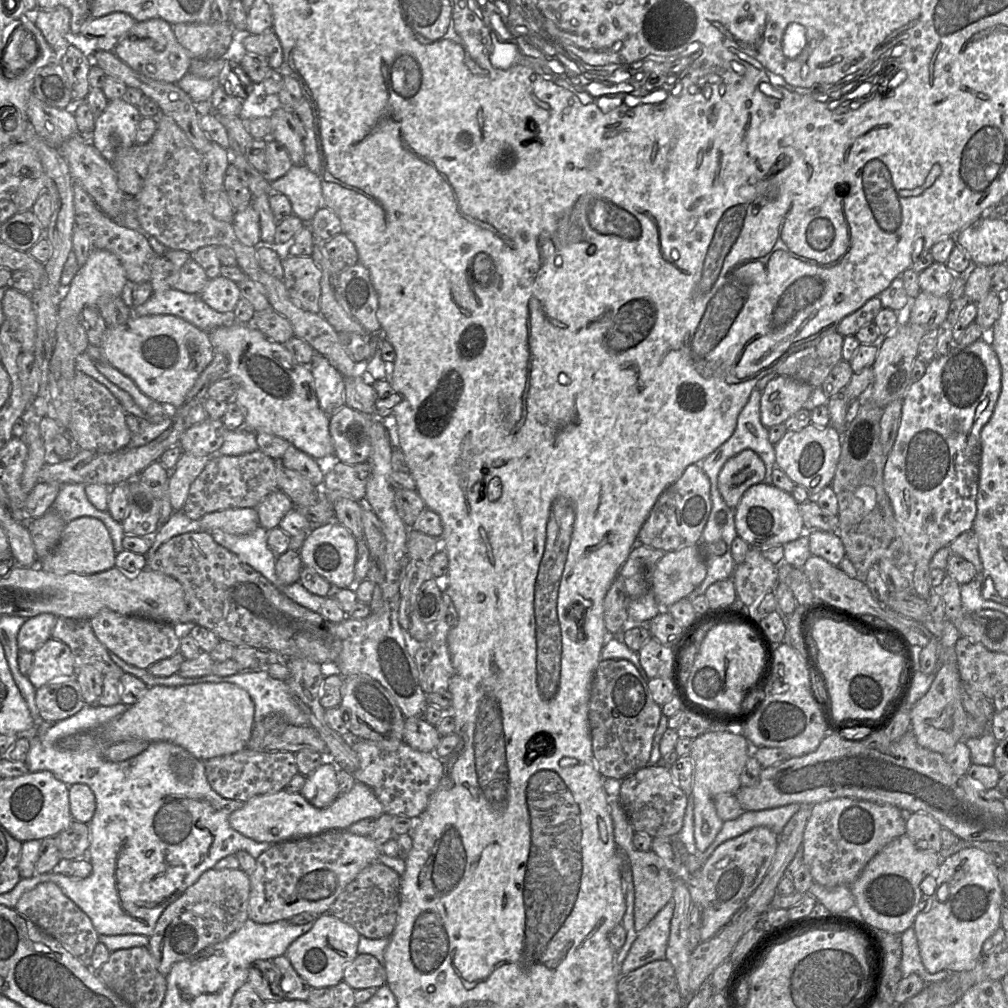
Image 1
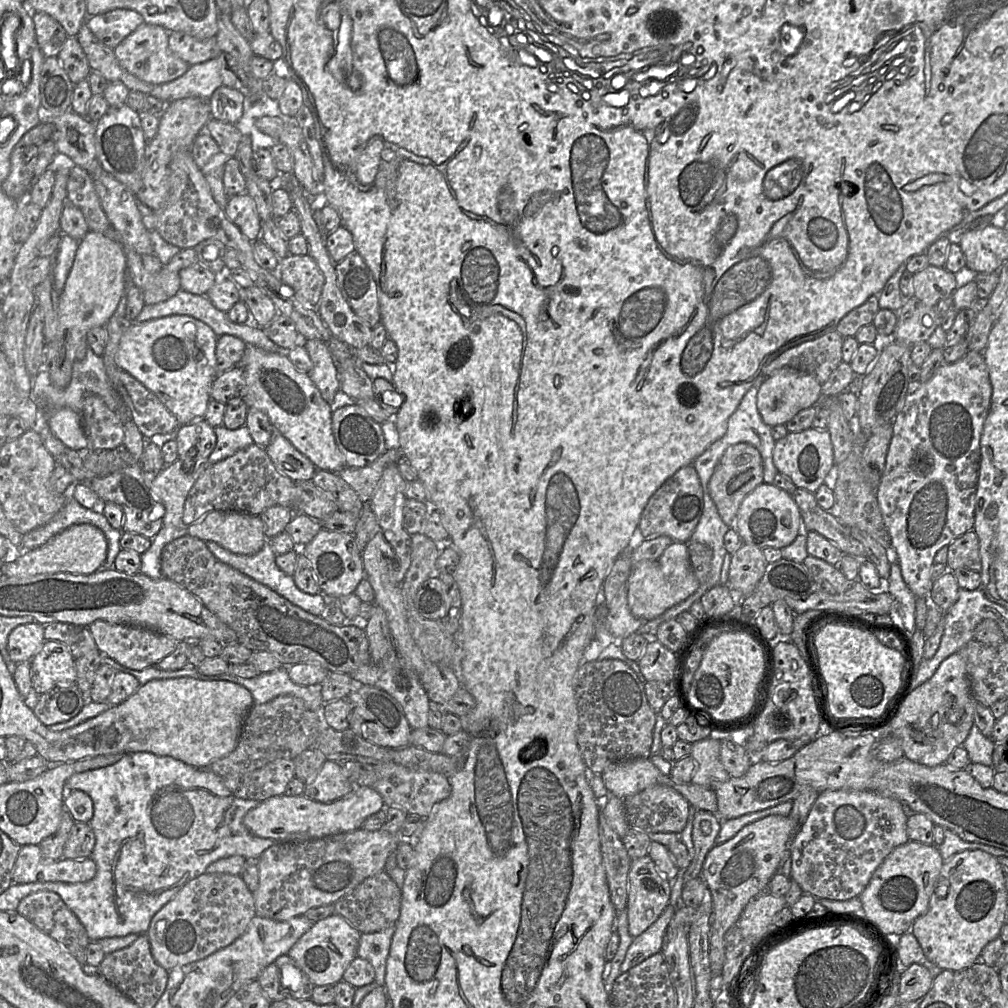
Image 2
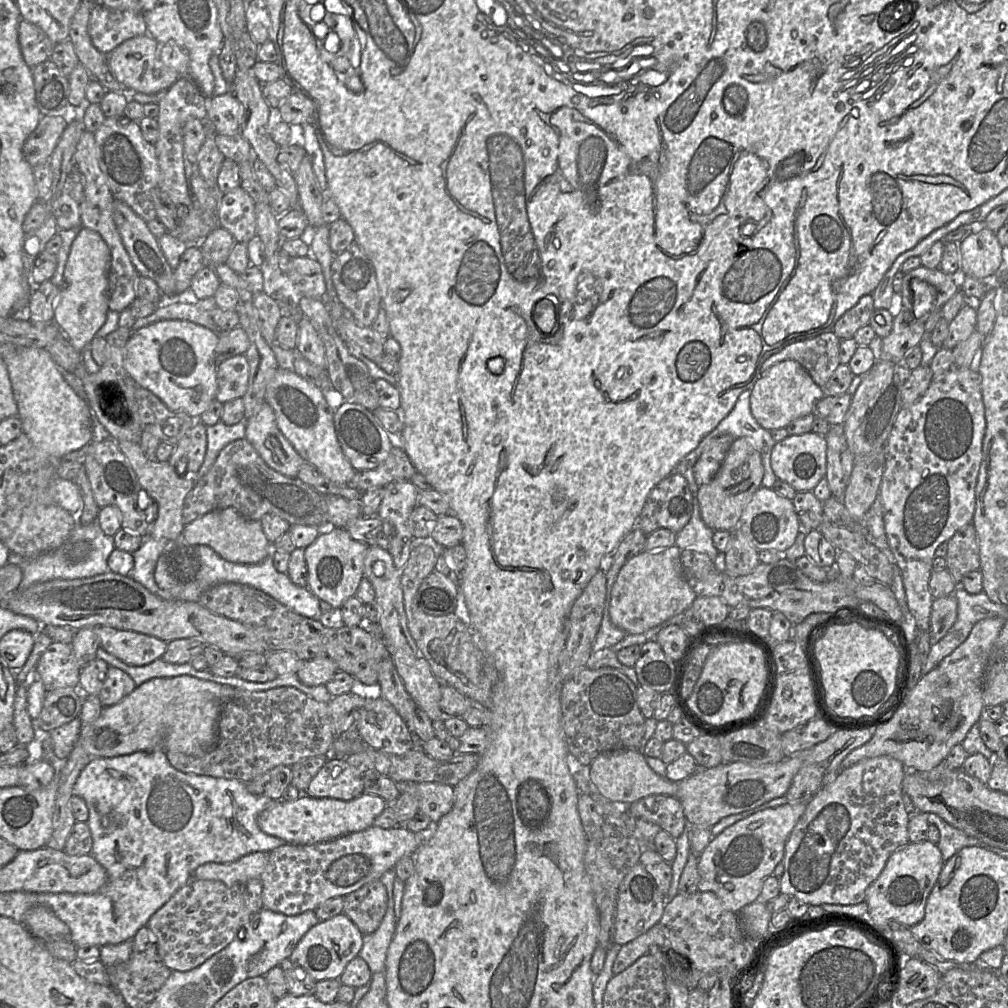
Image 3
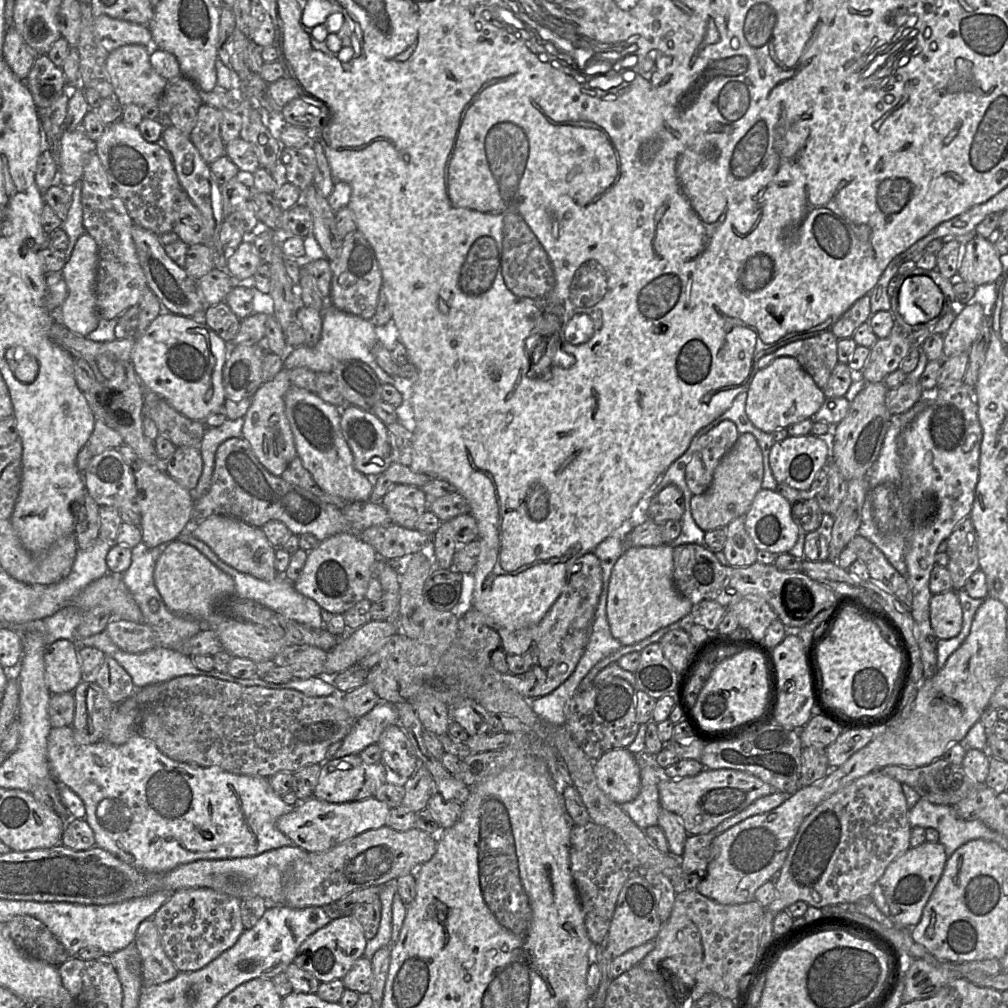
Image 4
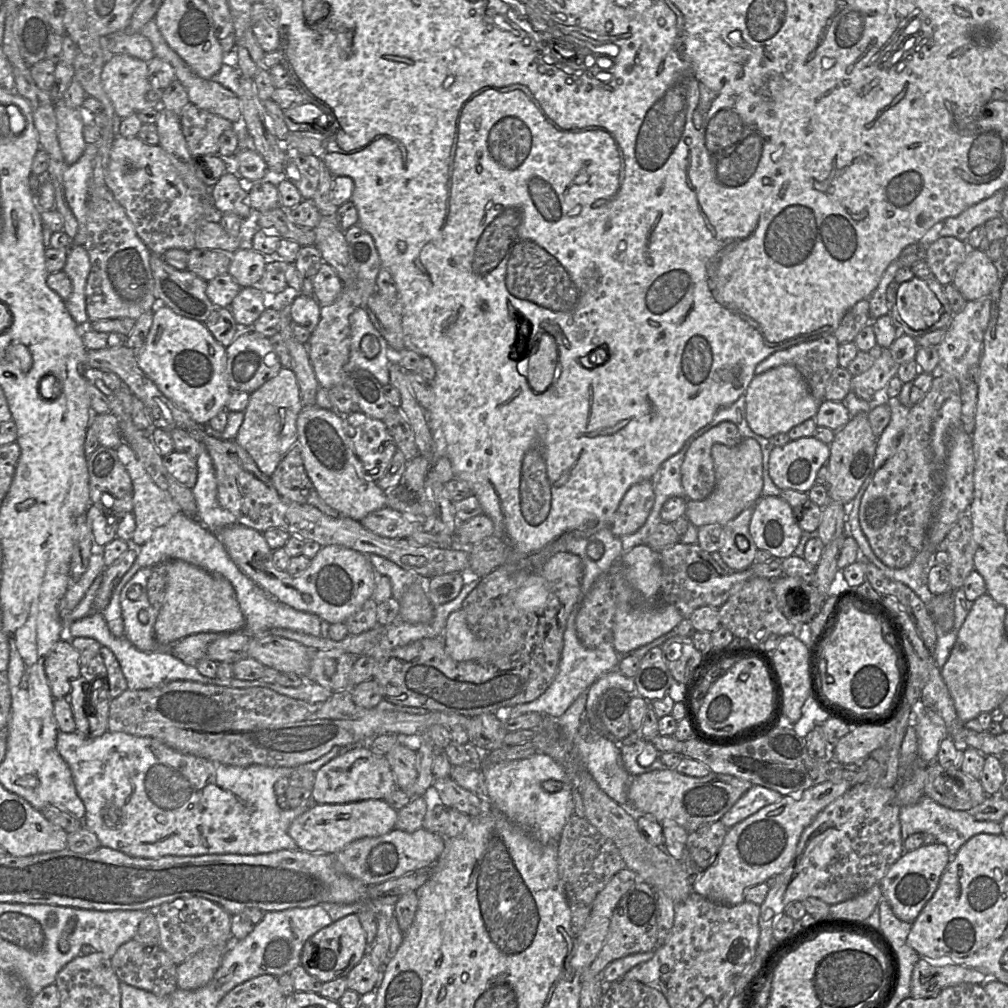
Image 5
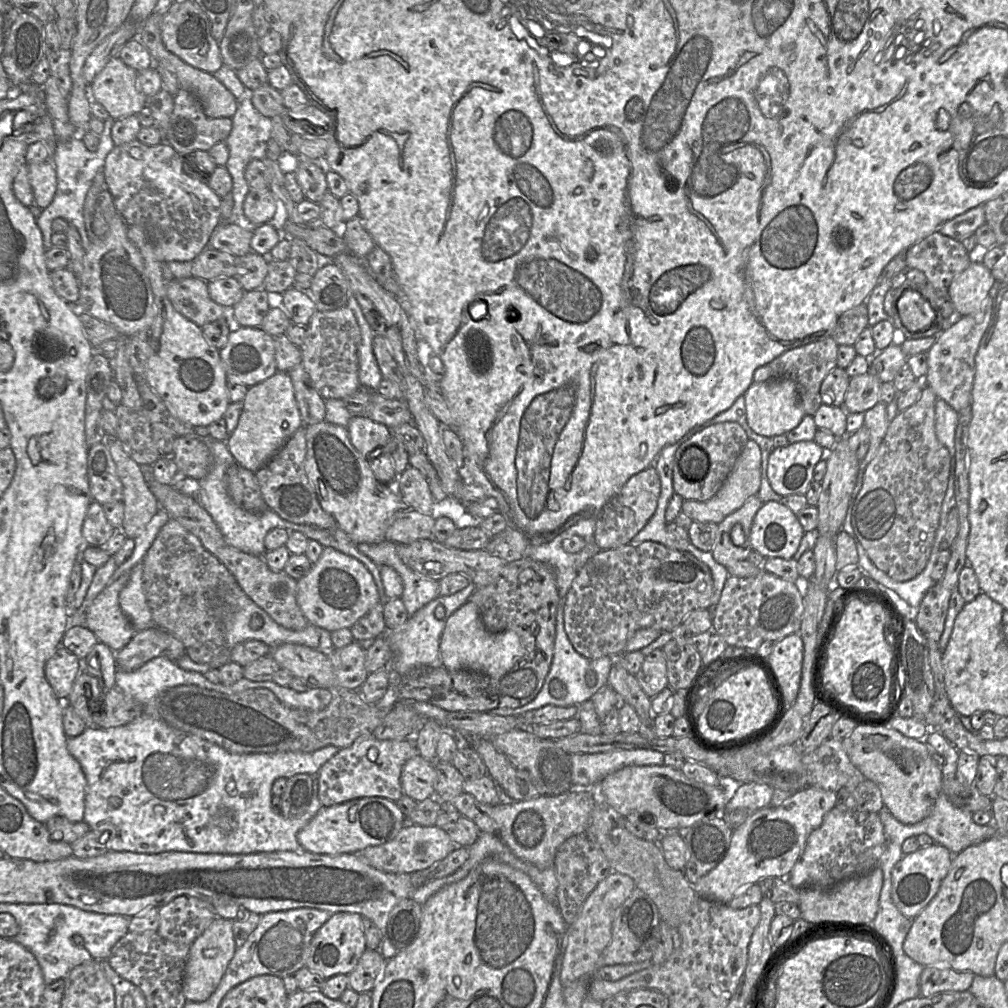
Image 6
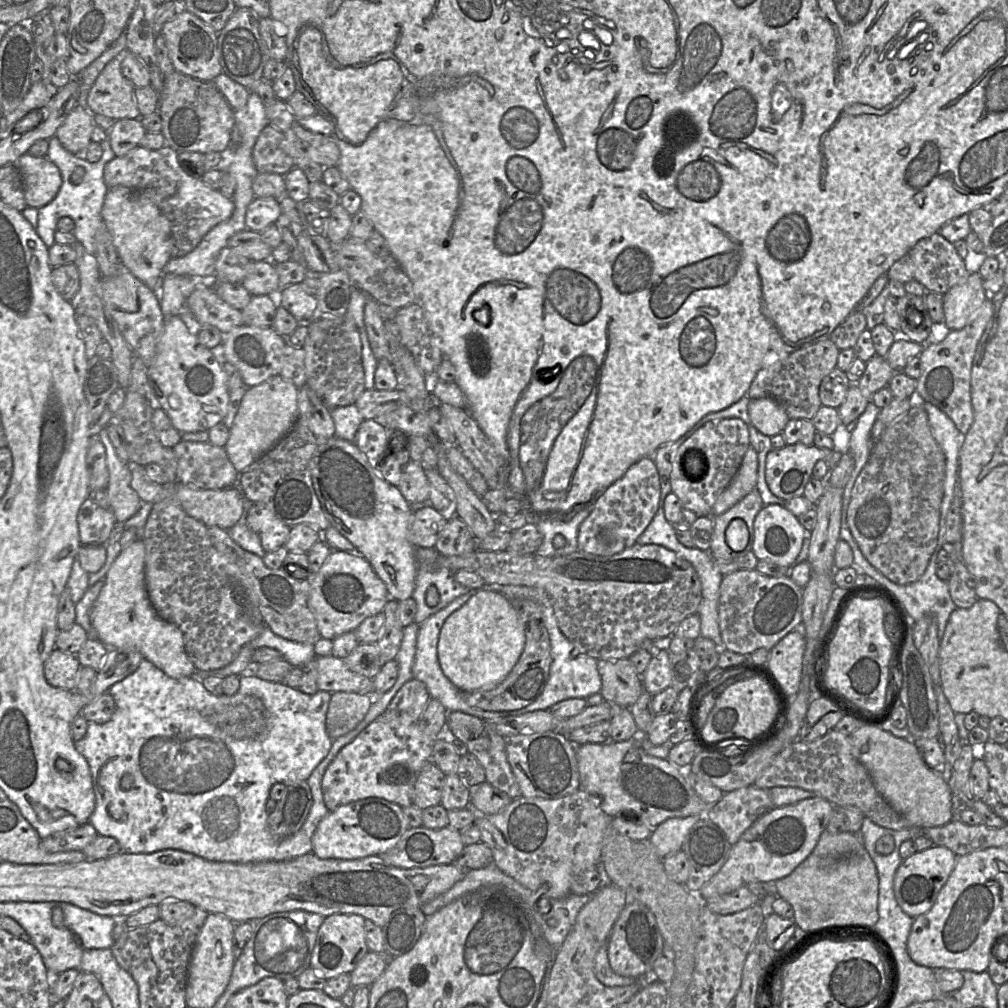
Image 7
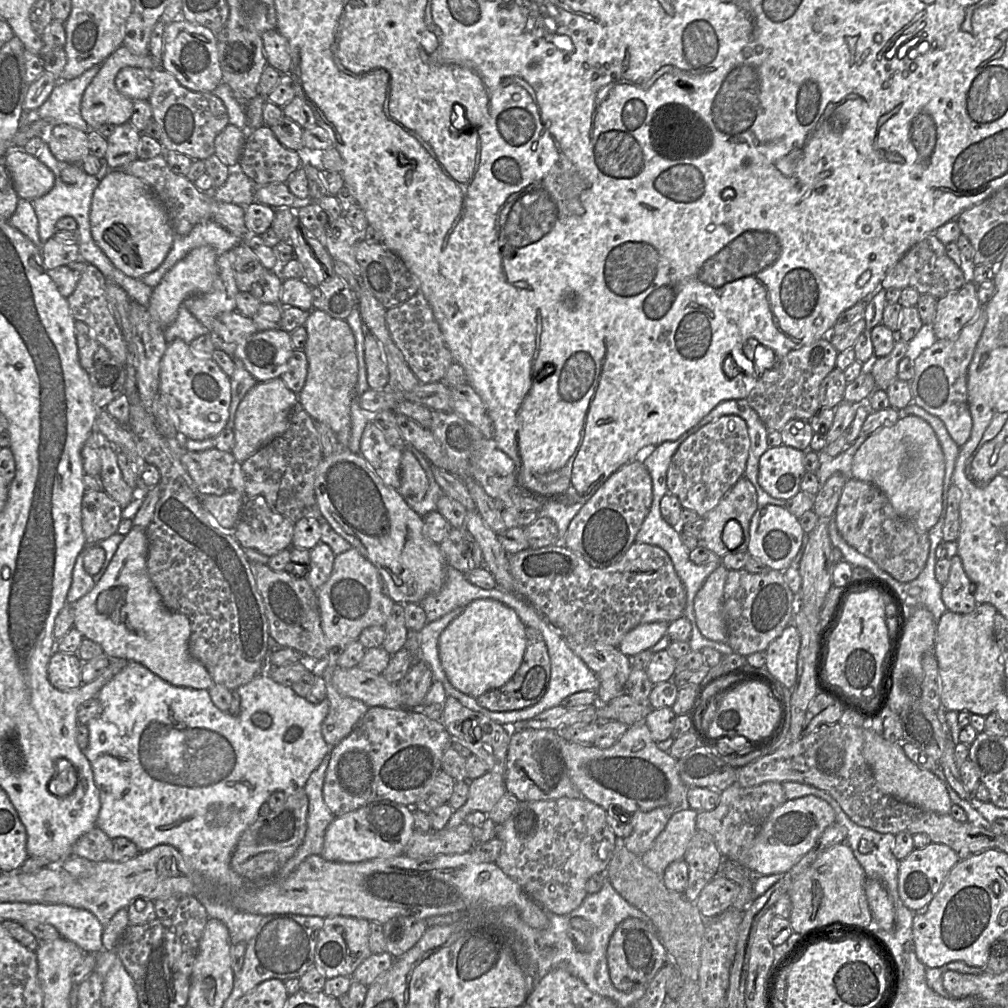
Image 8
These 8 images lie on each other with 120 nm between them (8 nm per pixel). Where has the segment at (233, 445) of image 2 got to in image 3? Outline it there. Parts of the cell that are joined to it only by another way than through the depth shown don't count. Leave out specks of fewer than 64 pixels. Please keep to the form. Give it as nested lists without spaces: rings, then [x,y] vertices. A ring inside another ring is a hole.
[[[222,421],[207,426],[207,449],[204,461],[197,473],[200,480],[210,470],[220,451],[230,442],[245,438],[245,421],[234,425],[226,425]]]

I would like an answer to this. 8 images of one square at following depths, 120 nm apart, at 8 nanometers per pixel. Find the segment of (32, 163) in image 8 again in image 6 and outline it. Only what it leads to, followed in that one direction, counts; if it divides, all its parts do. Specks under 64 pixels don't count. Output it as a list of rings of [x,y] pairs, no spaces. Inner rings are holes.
[[[51,161],[28,166],[28,178],[34,194],[34,204],[41,210],[53,201],[57,190],[57,175]]]

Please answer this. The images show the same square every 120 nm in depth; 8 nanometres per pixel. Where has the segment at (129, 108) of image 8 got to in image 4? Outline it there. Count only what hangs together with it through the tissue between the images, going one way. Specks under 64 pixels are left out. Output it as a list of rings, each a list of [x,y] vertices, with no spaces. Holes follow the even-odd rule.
[[[128,44],[108,54],[106,71],[113,87],[114,97],[123,106],[135,104],[140,107],[146,104],[158,104],[169,82],[159,75],[150,62],[150,52],[154,47],[140,44]]]

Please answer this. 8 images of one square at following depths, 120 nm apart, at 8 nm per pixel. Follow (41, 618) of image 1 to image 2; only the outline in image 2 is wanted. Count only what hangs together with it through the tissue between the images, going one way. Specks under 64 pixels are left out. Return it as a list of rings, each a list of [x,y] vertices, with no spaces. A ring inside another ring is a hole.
[[[38,622],[18,625],[8,636],[9,656],[15,664],[30,662],[44,641],[44,625]]]

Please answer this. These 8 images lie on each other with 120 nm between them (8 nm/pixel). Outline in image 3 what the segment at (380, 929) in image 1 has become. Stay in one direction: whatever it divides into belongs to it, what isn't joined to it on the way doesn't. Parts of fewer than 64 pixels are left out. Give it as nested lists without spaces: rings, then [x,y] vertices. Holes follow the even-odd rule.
[[[380,879],[371,881],[344,897],[343,914],[364,934],[373,933],[388,908],[388,893]]]

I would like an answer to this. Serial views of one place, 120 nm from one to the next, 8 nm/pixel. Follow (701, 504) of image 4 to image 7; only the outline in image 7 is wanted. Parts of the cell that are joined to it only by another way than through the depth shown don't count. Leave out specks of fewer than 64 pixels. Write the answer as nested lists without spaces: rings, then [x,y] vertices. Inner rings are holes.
[[[750,446],[743,457],[737,473],[717,498],[708,517],[715,517],[726,512],[754,488],[757,488],[757,475],[758,457],[755,449]]]

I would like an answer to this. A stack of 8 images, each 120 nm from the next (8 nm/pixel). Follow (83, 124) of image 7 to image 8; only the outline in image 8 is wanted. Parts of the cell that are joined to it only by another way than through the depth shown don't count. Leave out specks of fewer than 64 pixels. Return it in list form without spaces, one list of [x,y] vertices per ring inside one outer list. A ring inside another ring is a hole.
[[[53,125],[45,137],[55,158],[64,163],[81,164],[90,152],[88,134],[70,125]]]

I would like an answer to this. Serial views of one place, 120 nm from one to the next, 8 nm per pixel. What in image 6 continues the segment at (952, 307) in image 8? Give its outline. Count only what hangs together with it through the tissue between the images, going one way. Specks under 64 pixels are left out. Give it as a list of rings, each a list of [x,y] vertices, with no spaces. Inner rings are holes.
[[[970,262],[968,267],[952,280],[947,290],[957,314],[965,316],[978,311],[989,297],[994,299],[995,304],[999,284],[996,283],[991,271],[982,262]]]

